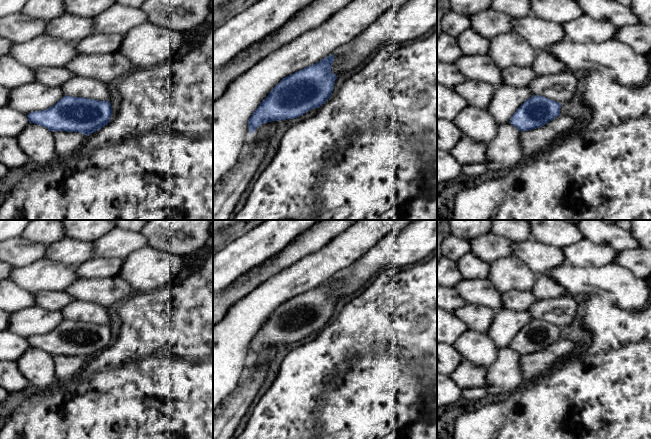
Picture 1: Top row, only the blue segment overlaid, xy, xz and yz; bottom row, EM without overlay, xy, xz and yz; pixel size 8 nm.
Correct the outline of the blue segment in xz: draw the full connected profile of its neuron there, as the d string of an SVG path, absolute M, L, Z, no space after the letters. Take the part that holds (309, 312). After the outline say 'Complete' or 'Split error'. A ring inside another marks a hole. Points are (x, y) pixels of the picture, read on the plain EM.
M334 279L283 302L248 344L250 358L261 348L294 343L319 332L331 320L338 300L332 297Z. Complete

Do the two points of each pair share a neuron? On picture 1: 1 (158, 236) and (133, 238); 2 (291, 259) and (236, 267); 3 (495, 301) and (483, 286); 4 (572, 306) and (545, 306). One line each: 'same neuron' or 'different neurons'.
1: different neurons
2: different neurons
3: same neuron
4: same neuron

